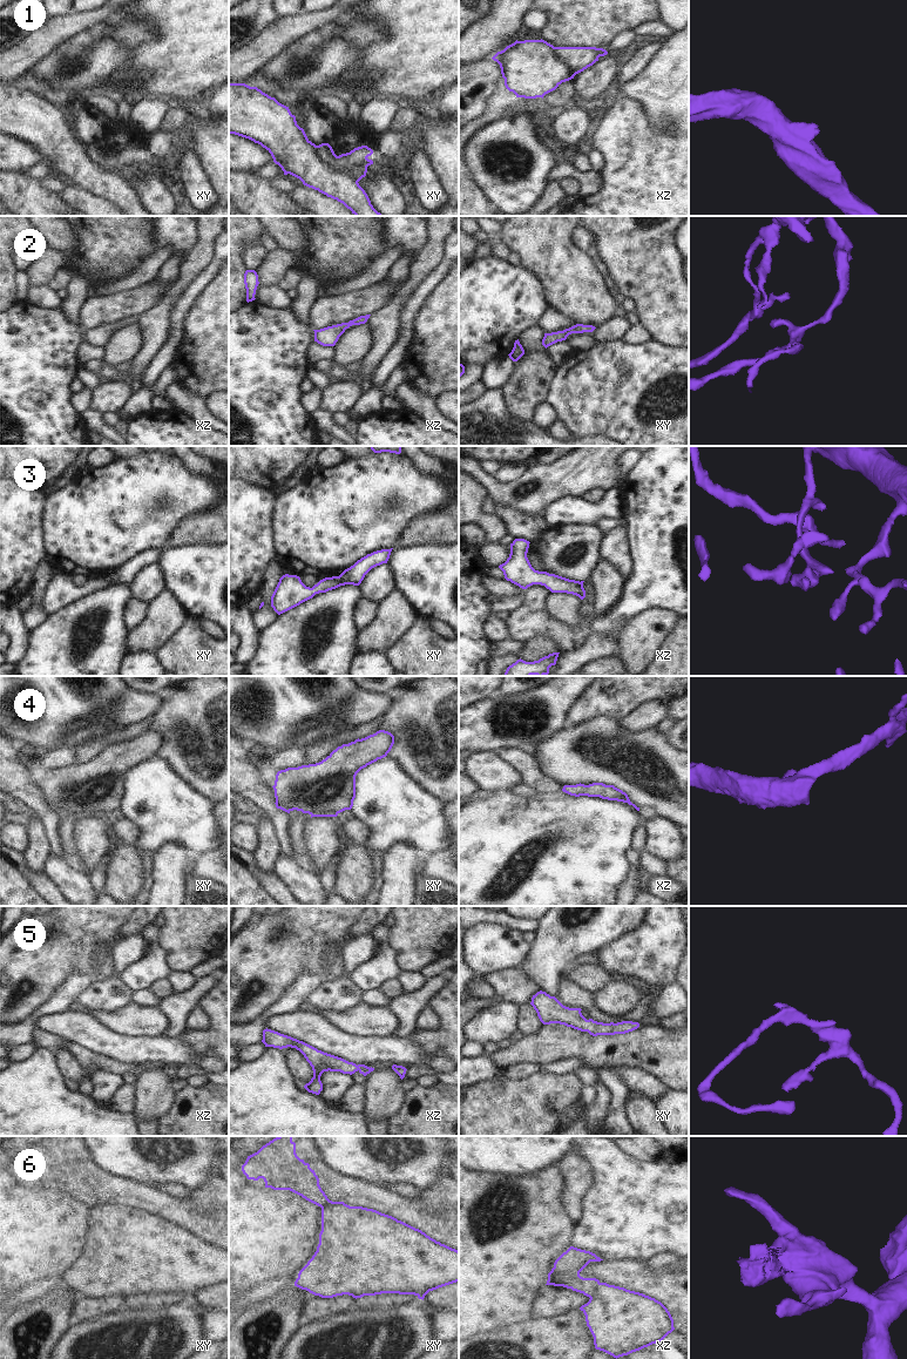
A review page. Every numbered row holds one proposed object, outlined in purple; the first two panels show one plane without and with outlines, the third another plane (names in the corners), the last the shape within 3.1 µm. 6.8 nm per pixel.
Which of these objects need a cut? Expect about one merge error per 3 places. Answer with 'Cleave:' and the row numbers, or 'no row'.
Cleave: 1, 6

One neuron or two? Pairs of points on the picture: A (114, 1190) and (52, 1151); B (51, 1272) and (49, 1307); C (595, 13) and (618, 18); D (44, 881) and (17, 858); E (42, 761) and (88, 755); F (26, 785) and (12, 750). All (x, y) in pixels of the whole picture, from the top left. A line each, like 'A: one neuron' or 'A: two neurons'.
A: one neuron
B: two neurons
C: one neuron
D: one neuron
E: two neurons
F: one neuron

